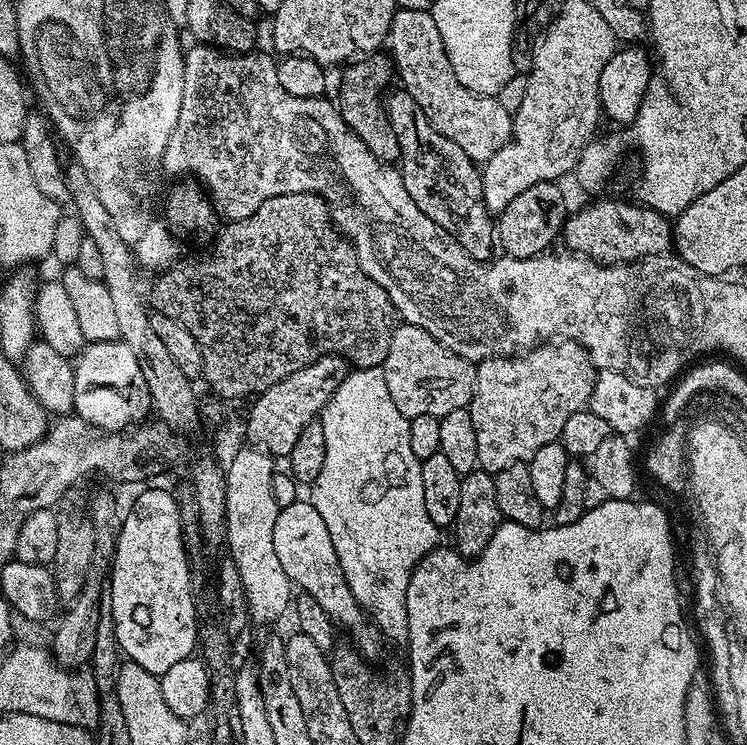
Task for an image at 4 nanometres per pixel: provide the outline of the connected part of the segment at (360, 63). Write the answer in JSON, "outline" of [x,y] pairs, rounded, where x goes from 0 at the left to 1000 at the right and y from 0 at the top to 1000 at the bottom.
{"outline":[[[494,72],[467,85],[459,97],[452,144],[463,169],[495,199],[495,204],[503,212],[514,216],[515,220],[529,221],[535,215],[534,191],[514,141],[517,125],[521,122],[519,111],[523,110],[525,102],[527,107],[526,82],[514,72]]]}

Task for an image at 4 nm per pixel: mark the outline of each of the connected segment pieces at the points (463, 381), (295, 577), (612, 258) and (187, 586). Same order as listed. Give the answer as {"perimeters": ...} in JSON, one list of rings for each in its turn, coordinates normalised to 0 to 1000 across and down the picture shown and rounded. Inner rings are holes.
{"perimeters":[[[[537,434],[527,443],[522,454],[522,471],[518,472],[511,493],[517,519],[522,522],[522,534],[527,534],[527,545],[533,545],[533,550],[544,560],[580,558],[580,561],[588,561],[602,556],[602,550],[625,548],[632,540],[632,530],[637,522],[637,497],[633,485],[608,475],[608,470],[592,464],[592,459],[582,456],[574,446],[553,435]]],[[[396,671],[371,686],[365,726],[372,754],[392,785],[420,803],[454,844],[465,846],[470,866],[489,886],[503,889],[511,878],[513,854],[466,789],[434,697],[415,671]]],[[[806,268],[801,274],[787,274],[764,286],[755,298],[752,313],[752,328],[755,322],[756,334],[778,344],[787,344],[802,354],[850,354],[867,344],[893,340],[901,332],[902,306],[896,291],[885,285],[877,285],[874,279],[861,272],[839,274],[835,268]]],[[[198,652],[191,656],[185,667],[185,674],[179,675],[179,682],[169,693],[169,705],[161,706],[161,721],[155,729],[155,742],[147,769],[147,799],[150,801],[150,834],[155,847],[155,860],[161,863],[162,877],[175,890],[190,894],[190,899],[201,899],[201,905],[214,909],[222,899],[228,899],[228,894],[234,894],[237,889],[253,885],[264,874],[265,831],[262,832],[262,811],[257,807],[257,773],[252,769],[254,746],[246,732],[245,706],[241,703],[241,682],[237,667],[230,660],[225,662],[220,655],[203,654],[209,652]]]]}

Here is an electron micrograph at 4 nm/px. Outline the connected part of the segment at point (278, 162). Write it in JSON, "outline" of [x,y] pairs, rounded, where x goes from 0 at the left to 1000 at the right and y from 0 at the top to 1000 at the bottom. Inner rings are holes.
{"outline":[[[264,58],[258,63],[257,66],[253,63],[246,72],[244,148],[238,148],[238,169],[233,169],[233,180],[228,180],[228,191],[222,191],[222,207],[217,226],[224,235],[225,231],[230,236],[241,236],[245,231],[253,231],[254,235],[264,236],[264,239],[257,239],[261,239],[277,254],[285,281],[293,289],[296,285],[301,290],[299,293],[301,297],[335,293],[335,287],[340,287],[340,282],[345,282],[345,277],[351,277],[351,271],[356,271],[372,260],[394,260],[391,252],[407,252],[407,242],[412,242],[412,231],[407,231],[407,226],[402,226],[402,172],[396,172],[396,166],[402,166],[402,156],[418,156],[418,145],[439,145],[444,134],[439,132],[399,132],[394,126],[383,126],[383,121],[378,121],[378,110],[372,110],[371,82],[363,81],[356,71],[348,70],[348,67],[301,72],[296,66],[276,59]]]}

